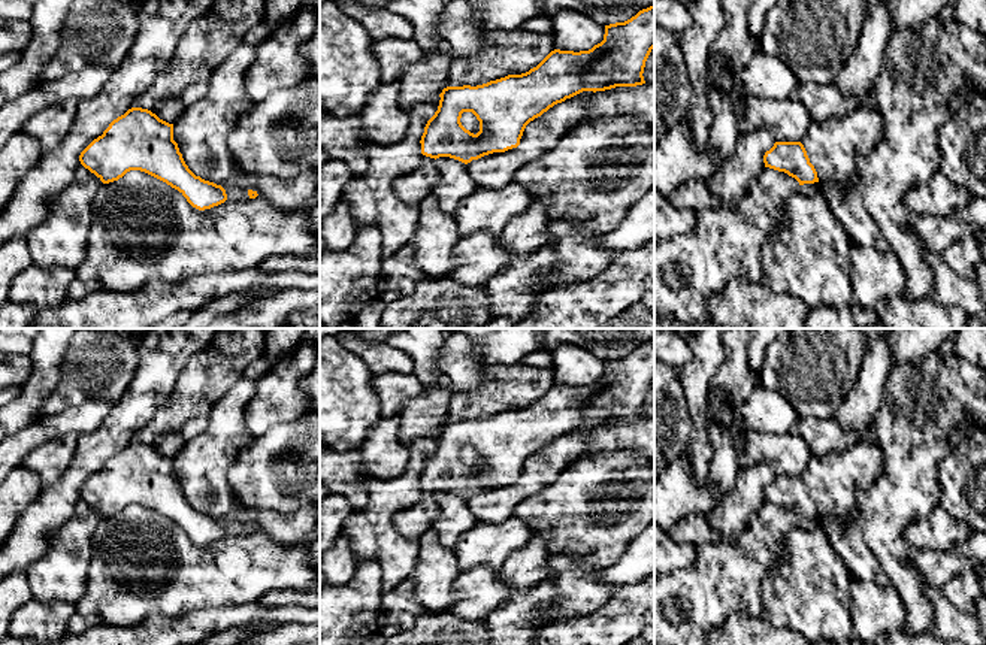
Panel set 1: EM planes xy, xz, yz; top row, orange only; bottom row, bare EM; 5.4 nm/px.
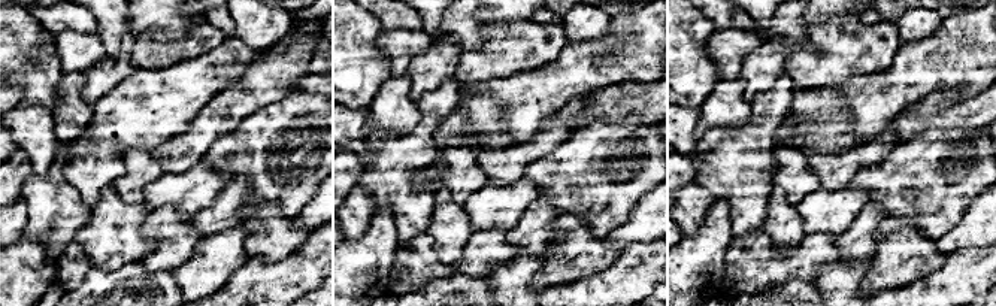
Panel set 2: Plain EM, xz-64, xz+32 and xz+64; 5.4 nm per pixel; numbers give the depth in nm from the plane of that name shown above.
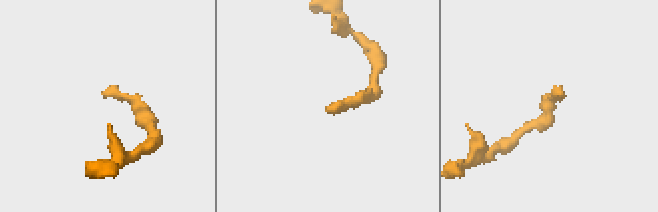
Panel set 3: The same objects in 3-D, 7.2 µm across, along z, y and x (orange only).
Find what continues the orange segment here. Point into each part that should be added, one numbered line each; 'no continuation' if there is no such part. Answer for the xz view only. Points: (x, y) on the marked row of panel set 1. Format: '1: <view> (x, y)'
1: xz (413, 188)

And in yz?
1: yz (832, 145)

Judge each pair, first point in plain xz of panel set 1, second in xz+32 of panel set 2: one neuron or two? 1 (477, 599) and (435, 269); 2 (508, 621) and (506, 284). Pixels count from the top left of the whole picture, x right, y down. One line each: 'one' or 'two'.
1: one
2: one

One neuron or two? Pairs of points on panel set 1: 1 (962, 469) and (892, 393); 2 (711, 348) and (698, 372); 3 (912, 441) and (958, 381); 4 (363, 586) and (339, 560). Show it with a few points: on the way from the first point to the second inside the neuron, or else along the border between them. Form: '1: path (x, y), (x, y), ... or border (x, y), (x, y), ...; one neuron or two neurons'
1: border (964, 436), (938, 465), (937, 484), (940, 488); two neurons
2: path (708, 354), (702, 366); one neuron
3: path (922, 421), (925, 397), (938, 382); one neuron
4: border (356, 572), (335, 587); two neurons

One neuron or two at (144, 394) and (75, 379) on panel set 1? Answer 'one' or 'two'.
two

